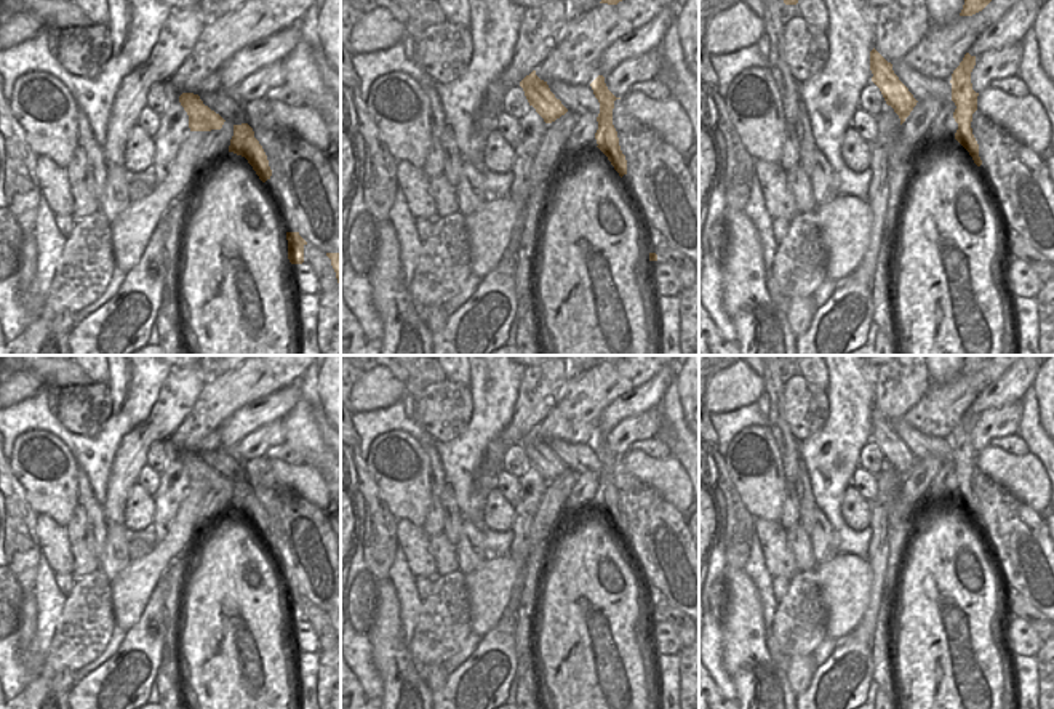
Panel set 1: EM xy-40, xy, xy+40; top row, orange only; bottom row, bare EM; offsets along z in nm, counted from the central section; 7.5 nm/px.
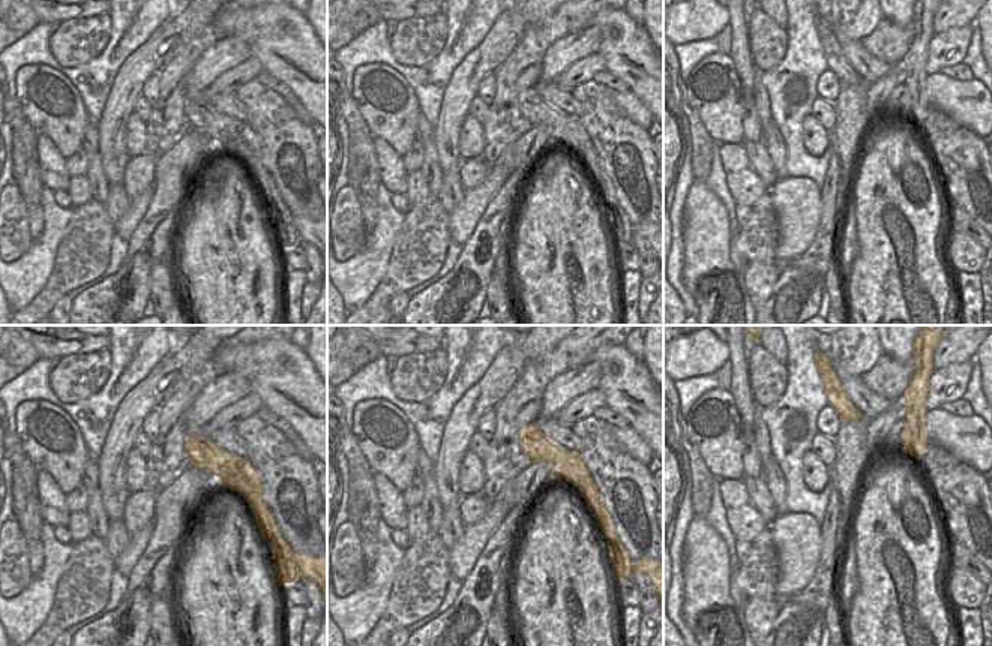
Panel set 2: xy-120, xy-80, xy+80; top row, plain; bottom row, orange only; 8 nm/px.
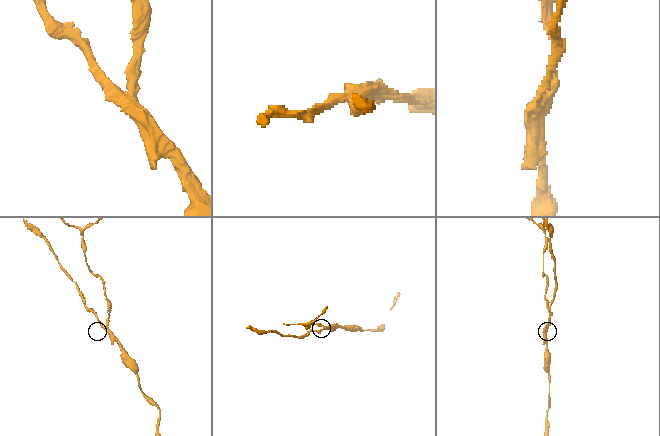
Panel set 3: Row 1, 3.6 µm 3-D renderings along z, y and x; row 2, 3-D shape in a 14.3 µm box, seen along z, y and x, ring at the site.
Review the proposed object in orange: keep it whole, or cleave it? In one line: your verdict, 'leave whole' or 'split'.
split

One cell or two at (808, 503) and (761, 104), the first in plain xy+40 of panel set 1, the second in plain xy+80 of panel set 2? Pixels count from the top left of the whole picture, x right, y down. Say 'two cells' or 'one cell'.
one cell

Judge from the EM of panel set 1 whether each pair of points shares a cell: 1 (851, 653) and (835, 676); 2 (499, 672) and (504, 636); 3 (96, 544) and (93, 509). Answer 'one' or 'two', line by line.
1: one
2: one
3: one

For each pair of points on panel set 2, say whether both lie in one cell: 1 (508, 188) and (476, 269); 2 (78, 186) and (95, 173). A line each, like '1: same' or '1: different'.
1: same
2: different

